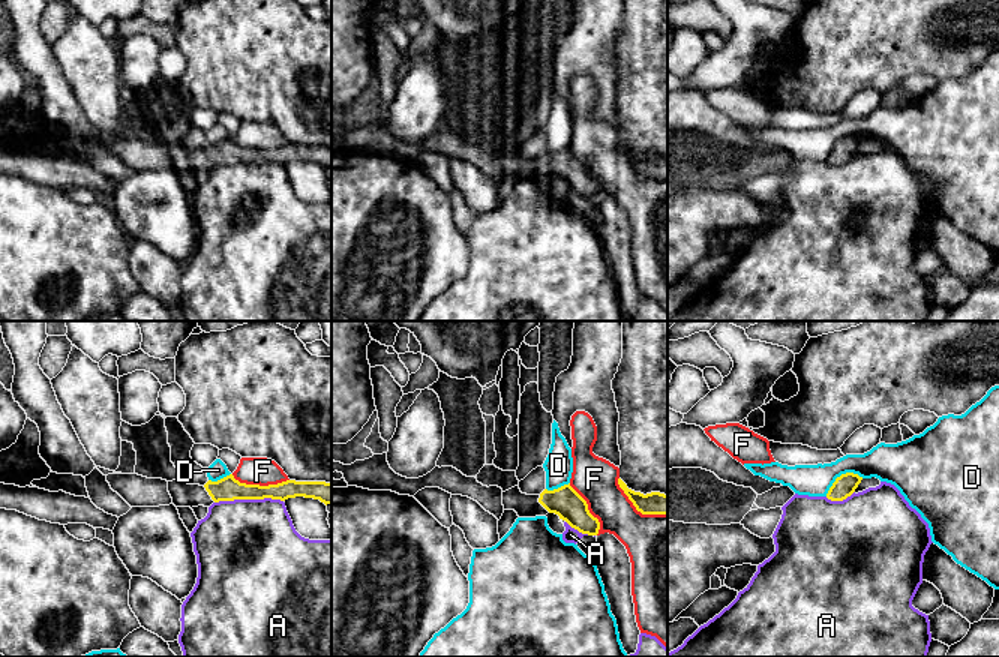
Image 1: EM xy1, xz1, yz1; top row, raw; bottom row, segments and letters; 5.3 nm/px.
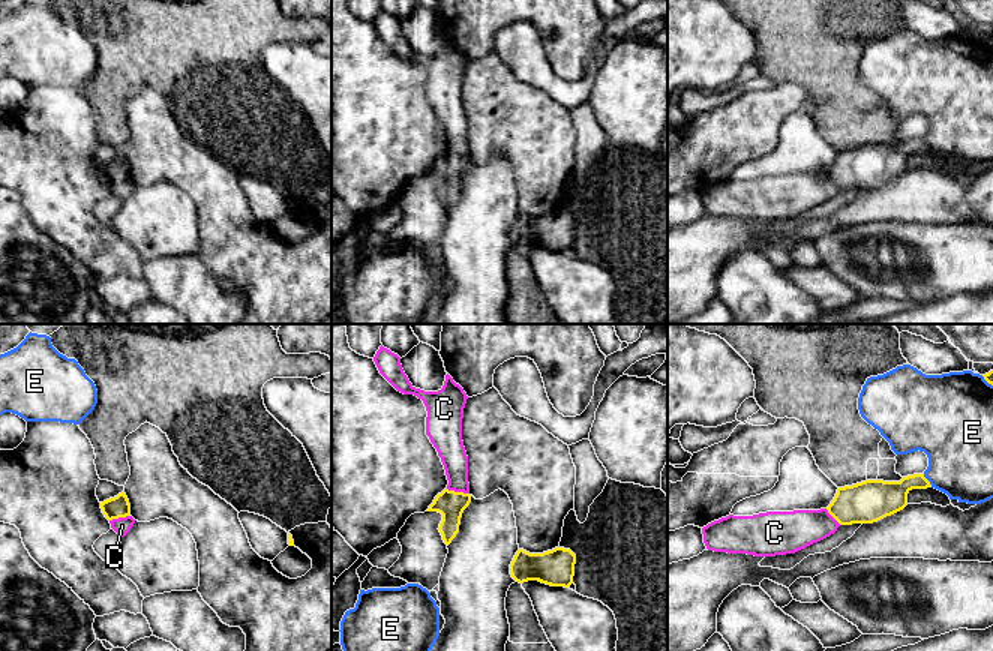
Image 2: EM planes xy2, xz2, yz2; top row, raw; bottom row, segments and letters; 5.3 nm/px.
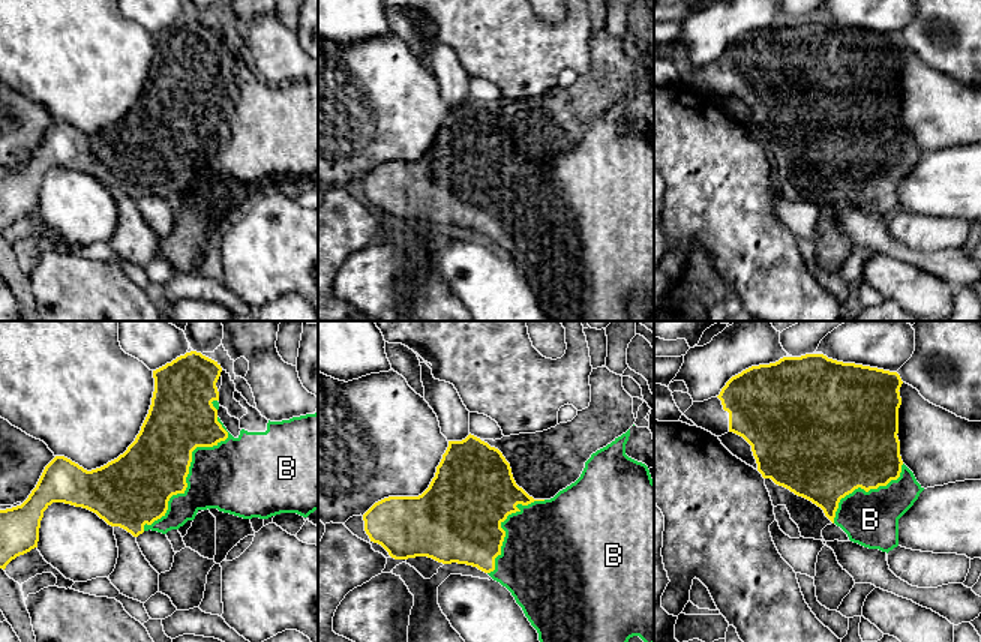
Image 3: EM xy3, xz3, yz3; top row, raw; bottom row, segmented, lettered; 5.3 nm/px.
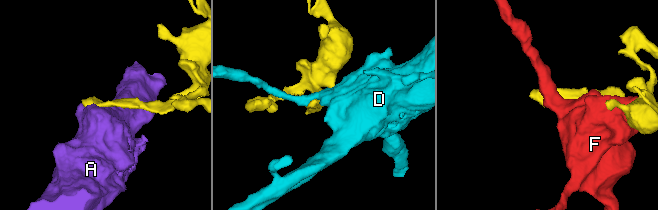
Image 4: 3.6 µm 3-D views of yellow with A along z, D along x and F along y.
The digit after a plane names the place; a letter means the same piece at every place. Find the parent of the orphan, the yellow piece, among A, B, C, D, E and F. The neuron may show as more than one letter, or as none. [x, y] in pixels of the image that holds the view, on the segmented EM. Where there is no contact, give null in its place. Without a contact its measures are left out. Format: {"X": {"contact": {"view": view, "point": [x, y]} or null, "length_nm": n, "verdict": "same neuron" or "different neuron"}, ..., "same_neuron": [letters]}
{"A": {"contact": {"view": "xy1", "point": [248, 498]}, "length_nm": 360, "verdict": "different neuron"}, "B": {"contact": {"view": "xy3", "point": [188, 471]}, "length_nm": 700, "verdict": "same neuron"}, "C": {"contact": {"view": "xz2", "point": [458, 492]}, "length_nm": 120, "verdict": "different neuron"}, "D": {"contact": {"view": "yz1", "point": [842, 474]}, "length_nm": 220, "verdict": "different neuron"}, "E": {"contact": {"view": "yz2", "point": [927, 480]}, "length_nm": 90, "verdict": "different neuron"}, "F": {"contact": {"view": "xz1", "point": [636, 509]}, "length_nm": 340, "verdict": "different neuron"}, "same_neuron": ["B"]}

